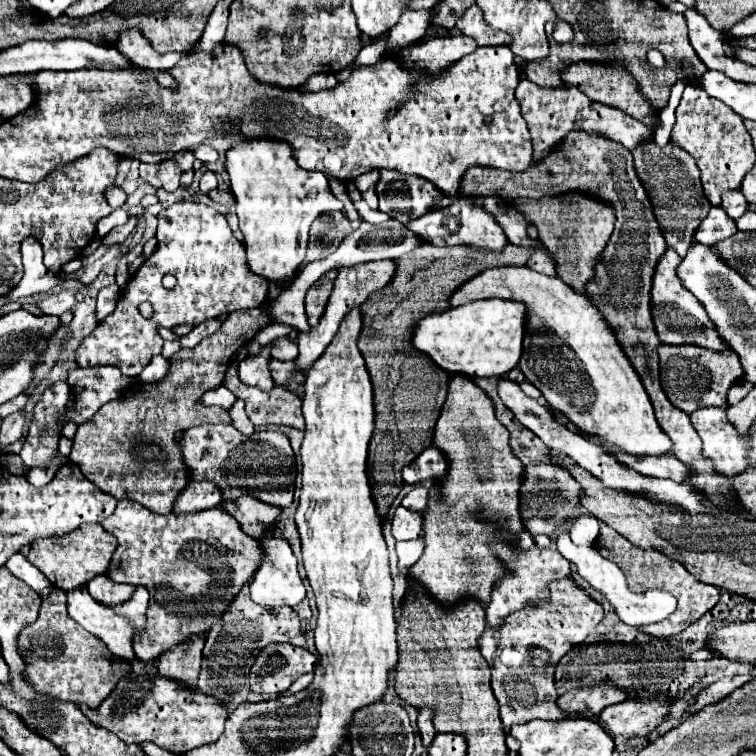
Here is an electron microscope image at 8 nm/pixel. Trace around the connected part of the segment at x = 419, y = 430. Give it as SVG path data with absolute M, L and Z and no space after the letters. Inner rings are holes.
M421 242L415 250L409 254L397 258L395 274L387 286L381 290L375 290L369 294L367 302L361 304L363 312L363 332L359 338L359 350L367 362L367 370L373 378L373 390L375 390L375 402L377 402L377 426L373 432L373 442L369 442L369 474L375 484L391 482L401 486L401 466L407 466L421 450L431 446L433 440L433 426L437 422L437 414L441 410L441 402L445 400L445 390L447 390L447 380L449 372L441 370L429 356L417 354L413 348L413 330L419 320L423 320L429 314L441 314L449 308L449 294L465 280L473 278L475 274L483 272L485 268L495 268L495 266L525 266L527 258L533 254L533 246L515 246L507 244L503 250L493 252L493 250L475 250L471 246L451 246L451 248L437 248L427 242Z

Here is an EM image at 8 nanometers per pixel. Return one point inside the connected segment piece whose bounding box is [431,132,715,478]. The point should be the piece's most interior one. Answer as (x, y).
(600, 166)

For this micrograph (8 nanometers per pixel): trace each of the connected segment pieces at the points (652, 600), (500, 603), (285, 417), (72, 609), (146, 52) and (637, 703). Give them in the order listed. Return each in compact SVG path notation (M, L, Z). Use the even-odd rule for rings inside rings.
M567 532L559 534L557 536L557 550L577 566L579 574L595 588L599 590L617 610L619 618L625 622L625 624L631 624L631 626L647 626L647 624L653 624L653 622L659 622L659 620L665 620L667 616L671 616L675 612L675 606L677 606L677 600L669 594L669 592L663 592L663 590L647 590L647 592L641 592L641 594L633 594L629 588L627 588L627 582L625 582L625 576L621 572L621 568L617 568L611 560L603 558L593 546L575 546L569 538Z
M499 544L495 546L495 550L497 550L497 556L503 558L507 562L507 566L513 570L513 574L509 574L501 582L497 582L493 588L491 602L487 606L487 624L491 630L499 630L513 612L523 610L527 604L541 606L541 602L545 602L545 598L549 596L549 584L569 576L569 562L557 550L535 548L529 552L525 552L525 550L511 552Z
M237 368L227 370L223 386L229 388L237 398L245 400L247 416L255 426L283 424L297 430L305 430L301 414L301 398L297 398L293 392L273 388L269 394L263 394L257 388L249 388L239 380Z
M79 586L79 588L67 592L67 612L69 612L69 616L75 622L79 622L87 632L99 636L107 644L107 648L111 650L113 656L129 660L129 662L135 660L133 638L135 638L135 634L141 634L145 630L147 602L149 602L149 590L145 586L139 586L127 602L117 604L117 606L107 606L103 602L97 602L95 598L91 598L87 586Z
M125 30L125 34L121 34L119 42L115 44L115 48L119 48L125 56L129 56L131 62L135 62L141 68L151 68L151 70L159 70L159 68L172 68L179 60L188 52L181 53L165 53L157 54L153 52L153 48L149 46L149 40L141 36L139 30Z
M655 696L653 700L623 700L619 704L607 706L599 716L599 724L613 736L623 738L641 738L653 732L663 716L669 712L669 698Z

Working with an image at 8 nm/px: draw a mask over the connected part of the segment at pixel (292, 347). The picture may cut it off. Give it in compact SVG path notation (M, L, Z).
M277 338L273 342L273 350L271 350L273 358L275 360L281 360L281 362L287 362L287 360L295 360L299 356L297 352L297 344L295 342L289 342L287 338Z

